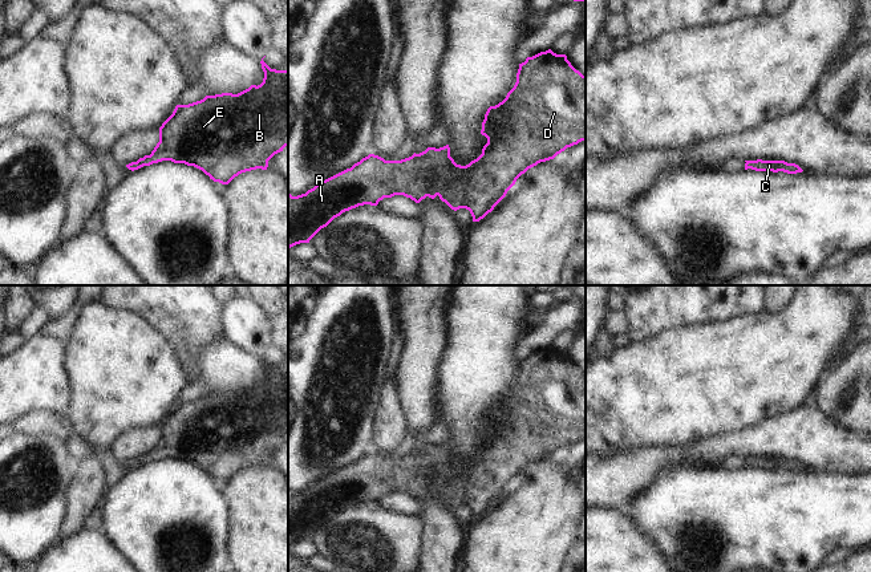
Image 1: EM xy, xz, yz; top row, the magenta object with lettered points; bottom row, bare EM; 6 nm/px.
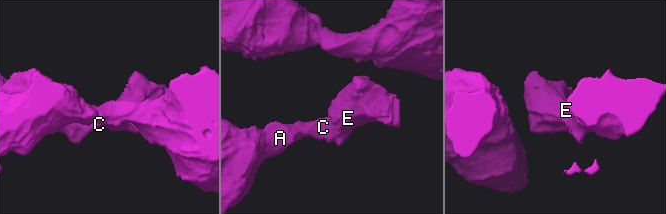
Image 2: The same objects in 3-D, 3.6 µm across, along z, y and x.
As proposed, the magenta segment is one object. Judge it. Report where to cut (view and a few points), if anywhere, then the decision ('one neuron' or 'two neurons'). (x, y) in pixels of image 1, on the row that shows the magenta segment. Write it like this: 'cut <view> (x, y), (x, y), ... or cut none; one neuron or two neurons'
cut none; one neuron

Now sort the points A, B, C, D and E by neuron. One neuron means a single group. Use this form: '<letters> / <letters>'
A B C D E

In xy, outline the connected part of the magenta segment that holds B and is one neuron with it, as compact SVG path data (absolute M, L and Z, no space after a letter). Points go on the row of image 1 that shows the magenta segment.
M263 58L260 64L264 78L258 86L251 85L238 94L206 96L203 100L189 105L177 105L173 114L159 127L159 142L151 154L126 165L126 167L134 171L143 166L171 161L194 166L222 184L228 184L235 177L246 171L267 170L268 161L288 146L288 70L271 69Z

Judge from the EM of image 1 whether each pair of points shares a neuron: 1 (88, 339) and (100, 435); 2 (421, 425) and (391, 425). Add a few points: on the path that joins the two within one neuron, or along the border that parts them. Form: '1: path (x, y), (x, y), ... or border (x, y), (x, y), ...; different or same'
1: path (100, 362), (100, 412); same
2: border (397, 396), (405, 418), (406, 433); different

